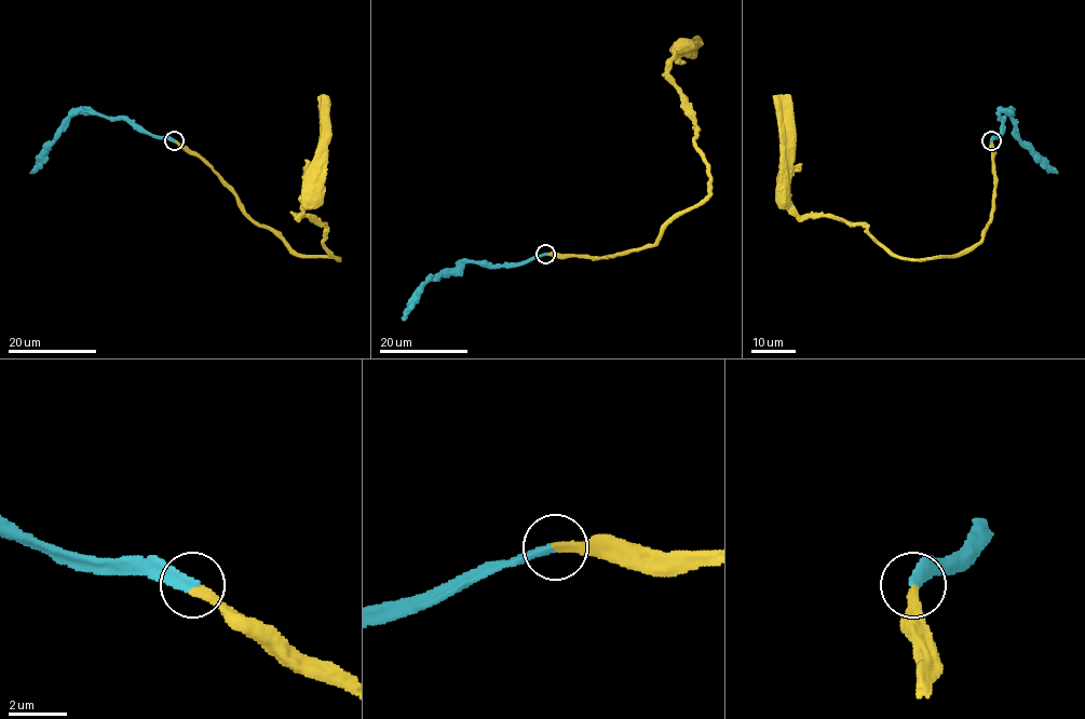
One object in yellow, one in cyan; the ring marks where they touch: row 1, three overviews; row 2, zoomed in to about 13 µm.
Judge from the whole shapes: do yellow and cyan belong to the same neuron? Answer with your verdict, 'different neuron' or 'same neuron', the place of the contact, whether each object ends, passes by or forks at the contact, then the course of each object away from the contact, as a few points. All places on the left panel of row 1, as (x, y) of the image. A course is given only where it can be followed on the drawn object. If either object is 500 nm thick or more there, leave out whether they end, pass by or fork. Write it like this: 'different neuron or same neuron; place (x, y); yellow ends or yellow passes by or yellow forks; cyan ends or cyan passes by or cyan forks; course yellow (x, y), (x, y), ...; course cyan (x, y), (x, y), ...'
same neuron; place (174, 140); yellow ends; cyan ends; course yellow (174, 140), (197, 153), (243, 211), (297, 254), (338, 259), (325, 247), (324, 225), (297, 216), (312, 191); course cyan (174, 140), (140, 132), (122, 118), (76, 112), (62, 127), (31, 173)

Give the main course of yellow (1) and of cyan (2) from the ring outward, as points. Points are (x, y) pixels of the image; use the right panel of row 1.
1: (991, 140), (993, 211), (984, 238), (960, 254), (902, 259), (863, 225), (799, 216), (782, 191)
2: (991, 140), (1000, 133), (1002, 118), (999, 113), (1009, 112), (1016, 135), (1057, 173)

